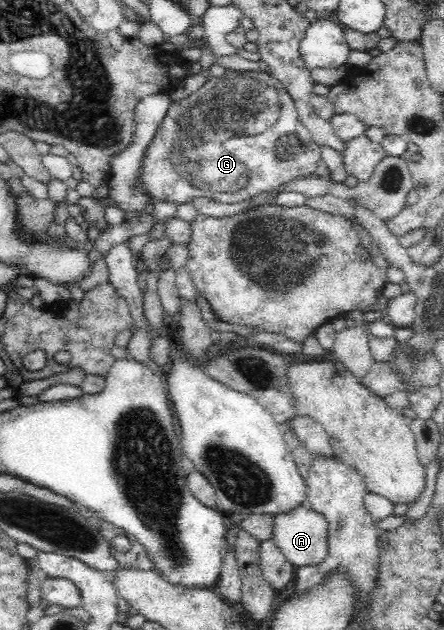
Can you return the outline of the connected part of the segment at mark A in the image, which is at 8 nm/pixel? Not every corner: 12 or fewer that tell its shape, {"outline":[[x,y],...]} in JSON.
{"outline":[[310,507],[274,516],[273,542],[301,568],[328,555],[328,523]]}

